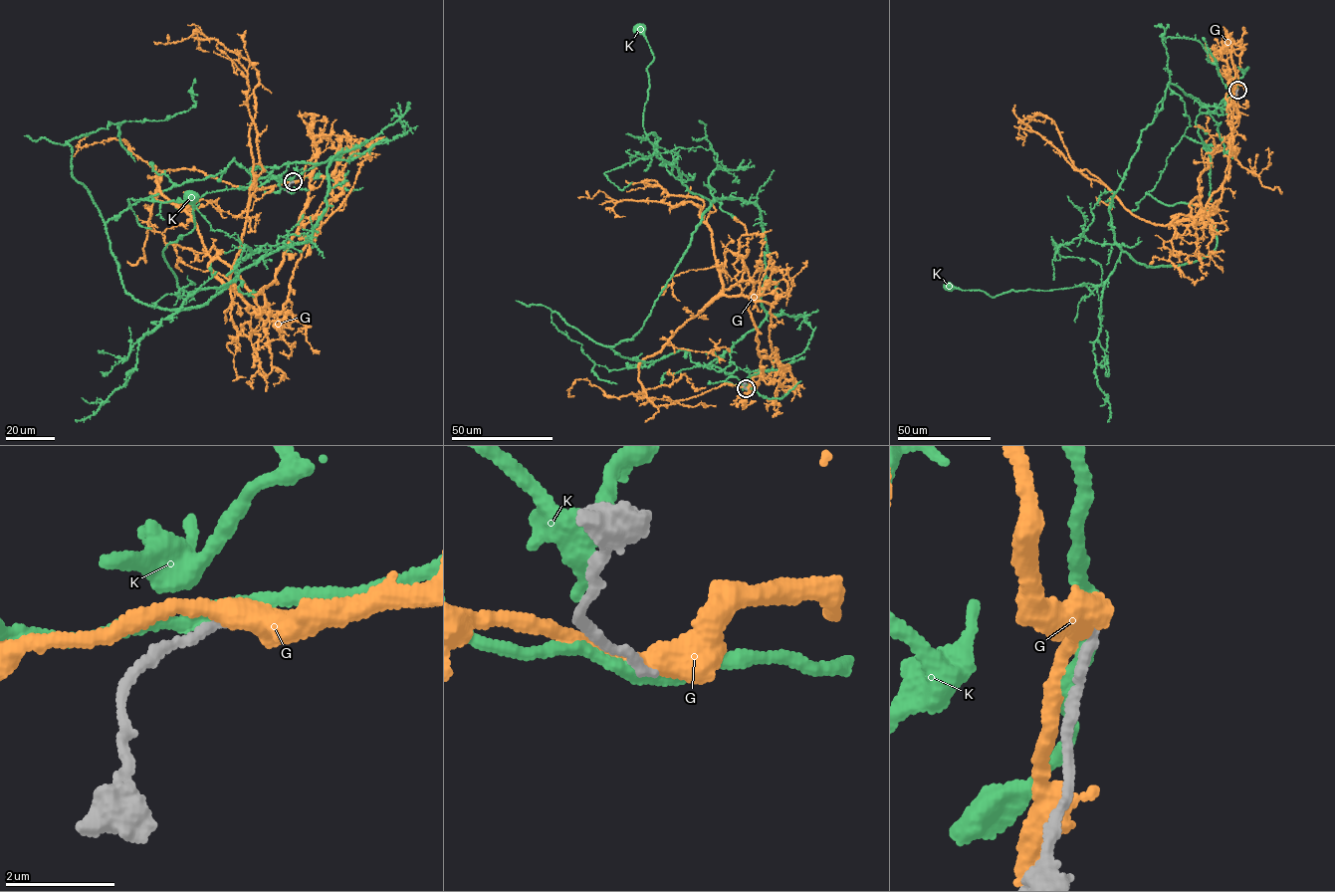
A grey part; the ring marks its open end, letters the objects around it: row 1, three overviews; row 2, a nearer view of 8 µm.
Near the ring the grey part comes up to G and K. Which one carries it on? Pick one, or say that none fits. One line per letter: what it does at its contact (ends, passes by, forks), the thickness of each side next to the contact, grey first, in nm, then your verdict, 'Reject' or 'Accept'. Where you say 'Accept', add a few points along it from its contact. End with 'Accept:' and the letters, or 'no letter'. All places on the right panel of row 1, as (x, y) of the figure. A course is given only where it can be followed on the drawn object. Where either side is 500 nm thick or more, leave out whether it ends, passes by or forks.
G: It passes by. Thickness 170 nm (grey) against 360 nm. Reject
K: It passes by. Thickness 170 nm (grey) against 280 nm. Accept. Its course: (1237, 90), (1195, 122), (1210, 156), (1213, 251), (1150, 267), (1122, 252), (1098, 286), (993, 297), (949, 288)
Accept: K

